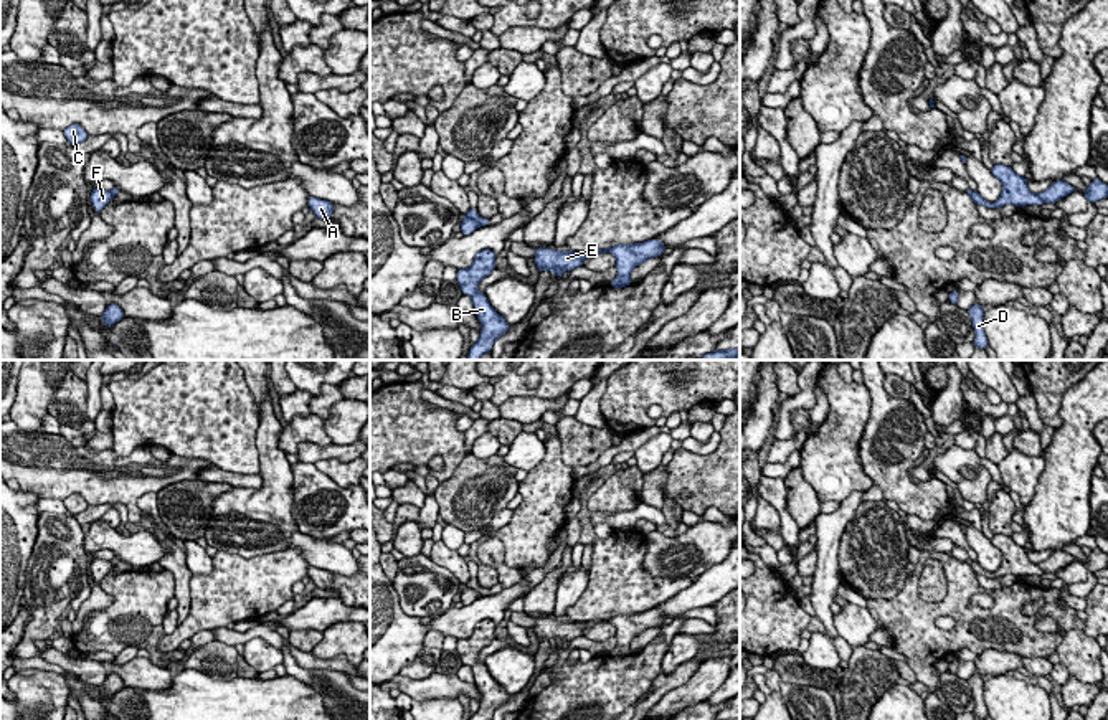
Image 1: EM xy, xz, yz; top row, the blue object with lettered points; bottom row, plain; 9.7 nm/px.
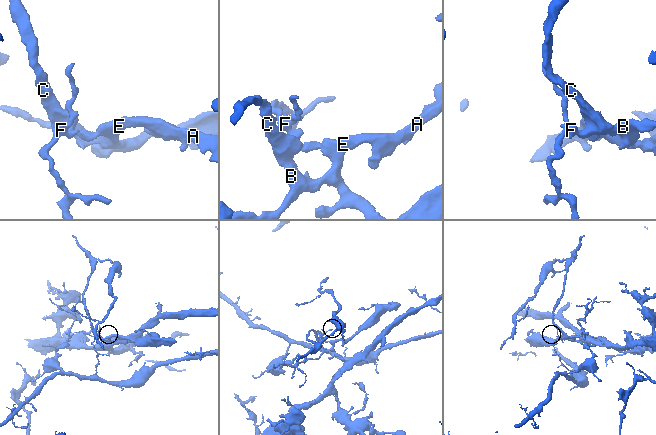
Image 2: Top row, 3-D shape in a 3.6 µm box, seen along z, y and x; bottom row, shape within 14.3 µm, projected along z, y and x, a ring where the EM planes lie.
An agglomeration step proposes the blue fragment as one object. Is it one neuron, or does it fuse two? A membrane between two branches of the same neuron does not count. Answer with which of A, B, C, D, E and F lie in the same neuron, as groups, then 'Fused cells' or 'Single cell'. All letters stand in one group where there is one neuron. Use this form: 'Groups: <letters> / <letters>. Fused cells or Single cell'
Groups: A B C E F / D. Fused cells

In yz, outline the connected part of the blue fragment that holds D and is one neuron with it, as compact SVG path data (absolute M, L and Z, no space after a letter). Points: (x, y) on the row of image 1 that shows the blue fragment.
M973 304L973 306L968 309L968 312L969 312L969 315L971 315L971 322L973 322L974 334L976 334L974 347L986 350L986 347L987 347L987 339L986 339L984 327L983 327L984 307L981 307L981 306L978 306L978 304Z

